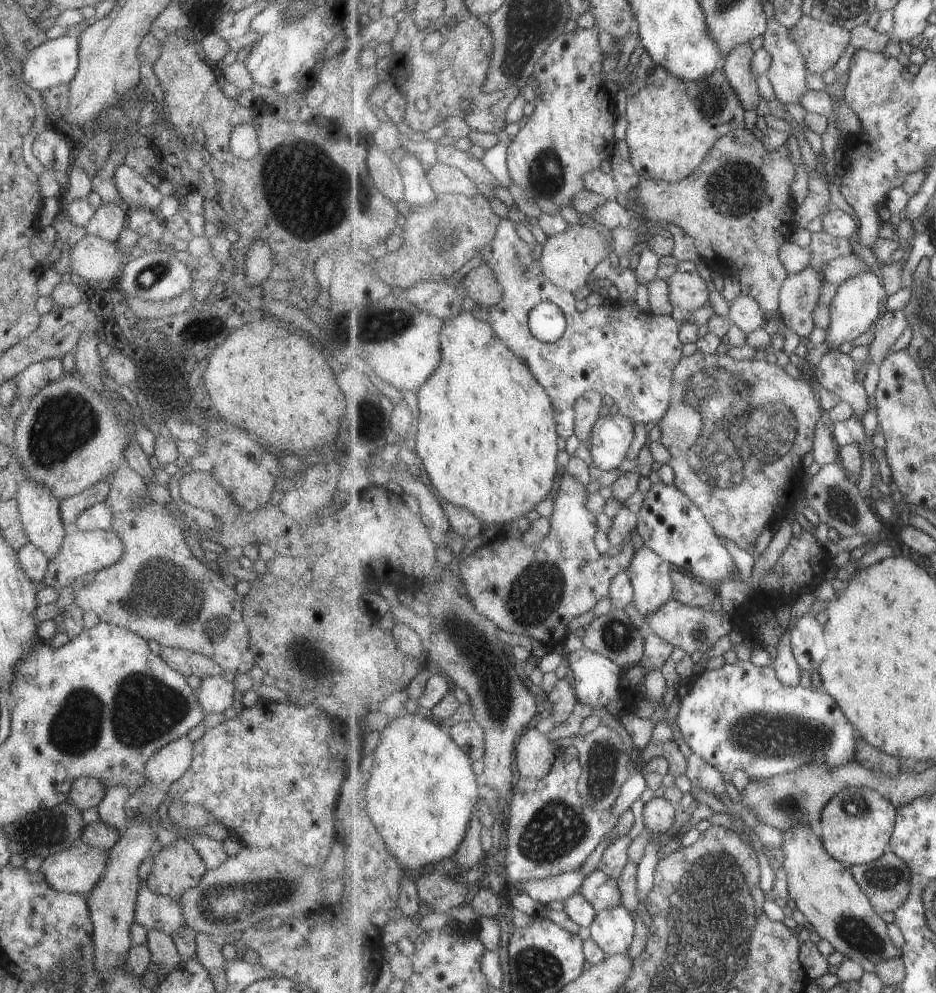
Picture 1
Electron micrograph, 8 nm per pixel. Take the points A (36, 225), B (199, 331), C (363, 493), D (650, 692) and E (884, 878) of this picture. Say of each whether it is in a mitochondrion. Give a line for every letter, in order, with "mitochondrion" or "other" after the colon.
A: other
B: other
C: other
D: other
E: mitochondrion

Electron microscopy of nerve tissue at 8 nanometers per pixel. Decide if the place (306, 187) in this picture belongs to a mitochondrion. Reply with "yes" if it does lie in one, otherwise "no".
yes

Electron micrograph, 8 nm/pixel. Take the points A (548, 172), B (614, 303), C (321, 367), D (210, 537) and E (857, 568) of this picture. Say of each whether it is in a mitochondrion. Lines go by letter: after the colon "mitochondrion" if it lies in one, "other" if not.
A: mitochondrion
B: other
C: other
D: other
E: other

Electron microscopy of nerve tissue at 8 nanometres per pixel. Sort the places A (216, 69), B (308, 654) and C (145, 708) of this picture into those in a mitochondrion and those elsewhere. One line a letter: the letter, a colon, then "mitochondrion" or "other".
A: other
B: mitochondrion
C: mitochondrion

